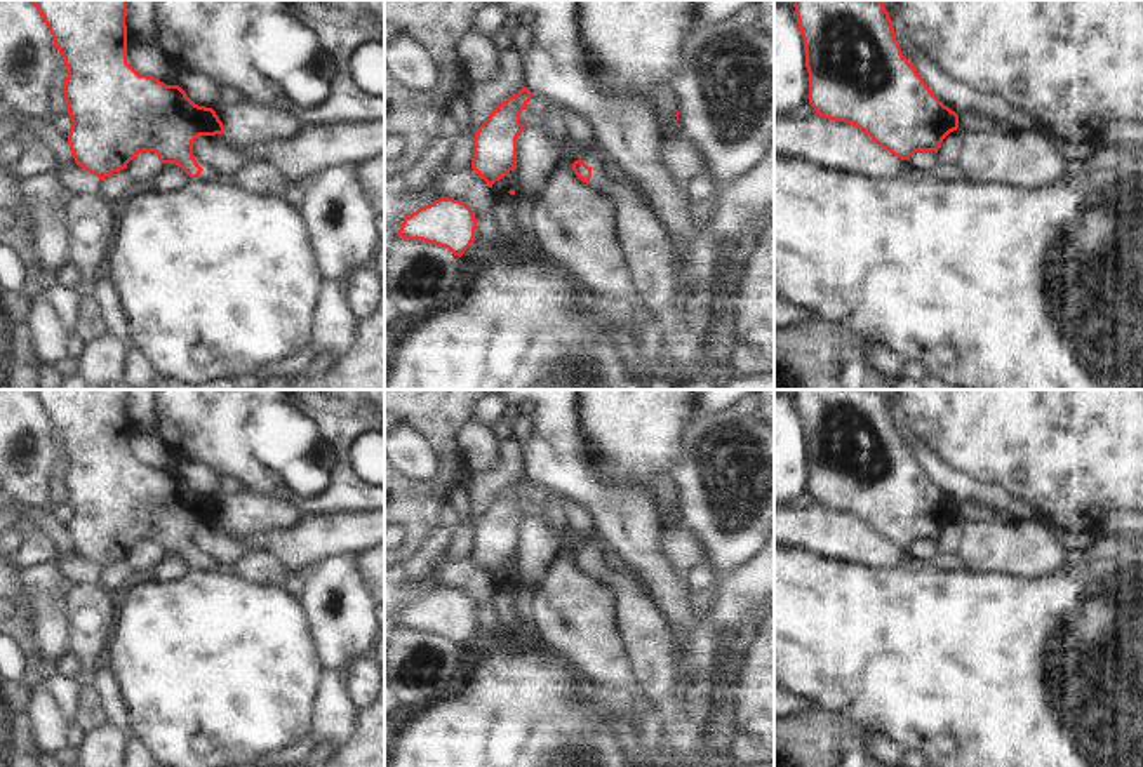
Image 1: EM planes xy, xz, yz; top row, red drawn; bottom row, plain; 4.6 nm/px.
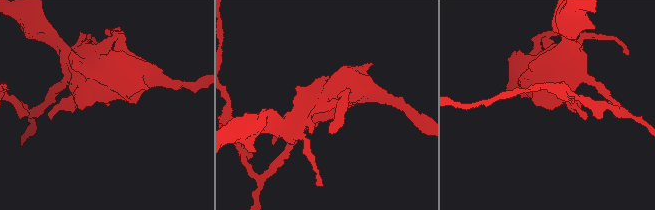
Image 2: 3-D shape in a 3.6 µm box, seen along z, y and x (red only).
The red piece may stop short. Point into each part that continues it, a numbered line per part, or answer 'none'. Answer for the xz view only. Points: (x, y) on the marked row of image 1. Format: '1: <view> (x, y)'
1: xz (674, 284)

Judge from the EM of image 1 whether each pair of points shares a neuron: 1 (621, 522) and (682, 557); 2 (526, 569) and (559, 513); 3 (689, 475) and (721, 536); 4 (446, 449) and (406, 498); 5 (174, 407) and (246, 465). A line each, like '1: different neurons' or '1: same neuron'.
1: different neurons
2: different neurons
3: same neuron
4: same neuron
5: same neuron

